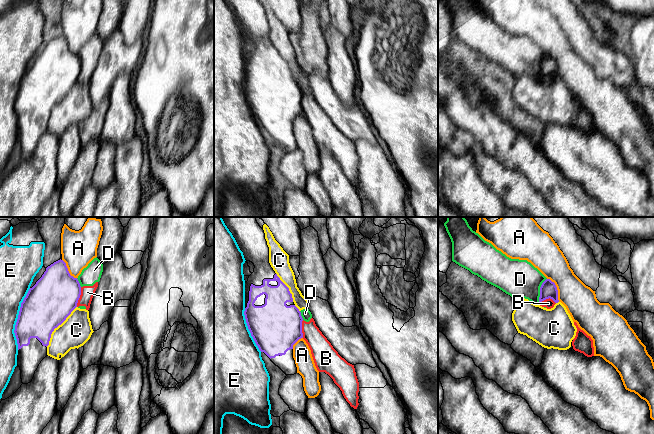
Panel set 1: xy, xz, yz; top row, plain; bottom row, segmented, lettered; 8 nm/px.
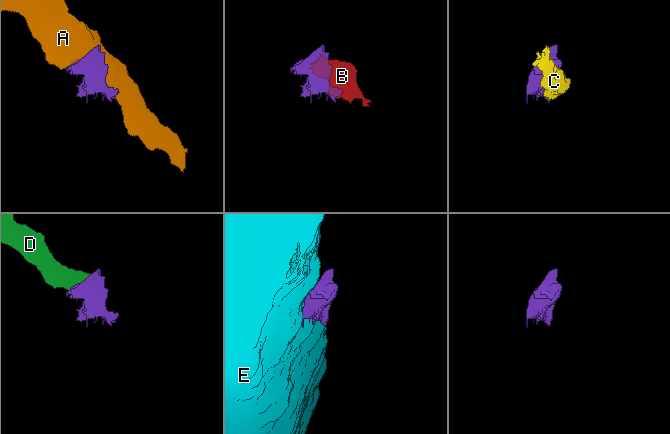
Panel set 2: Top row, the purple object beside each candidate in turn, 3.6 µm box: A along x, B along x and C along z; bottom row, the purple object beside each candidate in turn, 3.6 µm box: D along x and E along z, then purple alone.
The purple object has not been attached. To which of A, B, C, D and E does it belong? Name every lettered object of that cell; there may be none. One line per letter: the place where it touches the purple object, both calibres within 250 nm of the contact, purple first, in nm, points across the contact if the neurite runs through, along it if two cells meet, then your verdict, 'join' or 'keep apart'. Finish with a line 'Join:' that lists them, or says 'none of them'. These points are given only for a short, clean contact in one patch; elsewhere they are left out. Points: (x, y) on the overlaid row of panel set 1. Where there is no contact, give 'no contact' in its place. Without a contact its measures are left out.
A: contact yz (556, 289); calibres 140 and 260 nm; keep apart
B: contact xy (79, 297); calibres 380 and 110 nm; border xy (81, 287), (81, 293), (76, 306); keep apart
C: contact xy (57, 326); calibres 380 and 240 nm; keep apart
D: contact yz (540, 290); calibres 140 and 300 nm; border yz (546, 278), (540, 287), (538, 302); keep apart
E: contact xy (17, 319); calibres 360 and 220 nm; keep apart
Join: none of them

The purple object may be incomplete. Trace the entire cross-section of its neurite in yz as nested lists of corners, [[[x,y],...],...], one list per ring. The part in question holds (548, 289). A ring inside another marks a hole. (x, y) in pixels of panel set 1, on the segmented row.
[[[546,279],[540,287],[539,303],[546,300],[552,299],[555,303],[558,303],[558,290],[554,282],[550,279]]]

